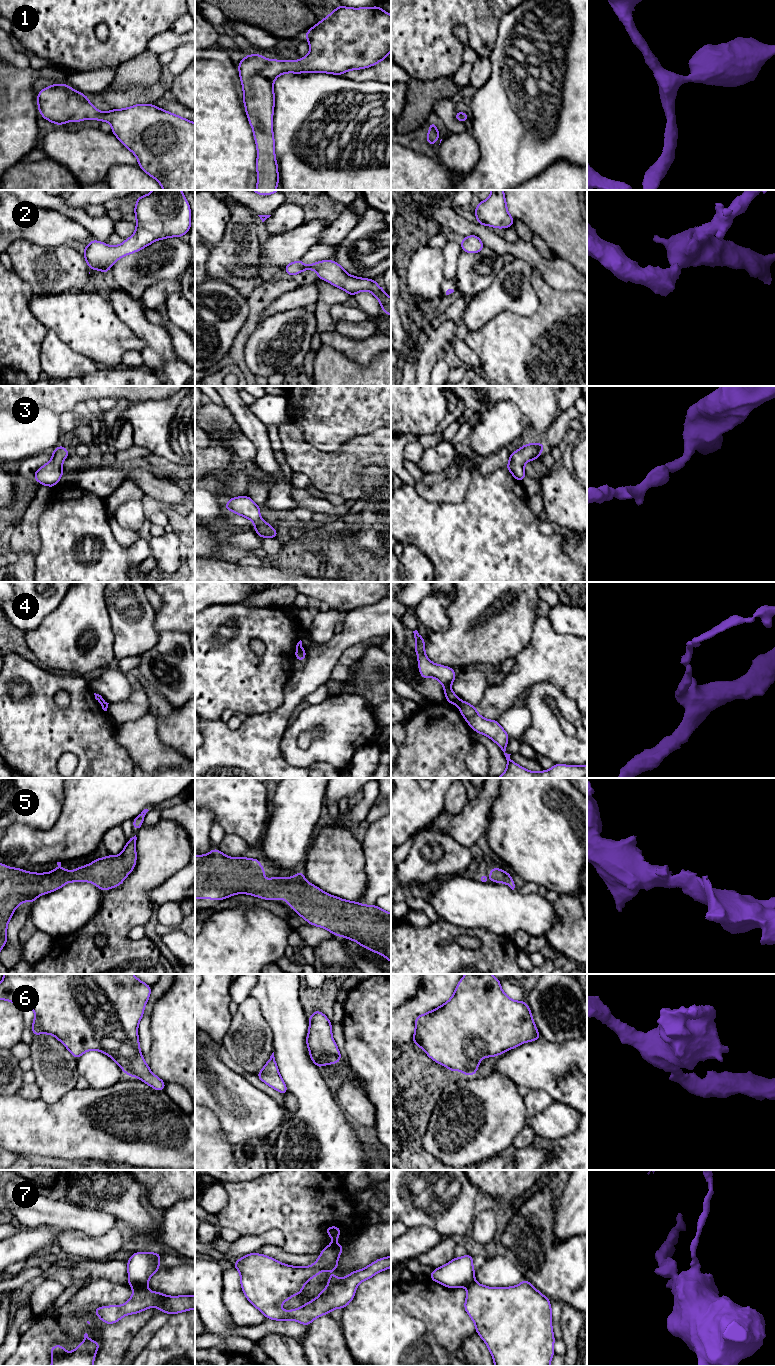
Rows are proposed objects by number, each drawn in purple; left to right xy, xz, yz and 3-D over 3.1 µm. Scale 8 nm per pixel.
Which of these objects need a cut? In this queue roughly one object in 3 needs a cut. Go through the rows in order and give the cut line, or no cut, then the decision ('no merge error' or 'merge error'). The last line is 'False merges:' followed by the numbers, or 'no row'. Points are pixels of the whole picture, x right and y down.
1: no cut | no merge error
2: no cut | no merge error
3: no cut | no merge error
4: yz (460, 700), (456, 704) | merge error
5: no cut | no merge error
6: no cut | no merge error
7: xy (146, 1286), (132, 1287) | merge error
False merges: 4, 7

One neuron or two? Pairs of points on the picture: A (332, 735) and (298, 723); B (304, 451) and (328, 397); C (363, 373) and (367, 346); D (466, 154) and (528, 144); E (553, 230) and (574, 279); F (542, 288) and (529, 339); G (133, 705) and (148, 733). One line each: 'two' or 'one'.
A: one
B: two
C: two
D: two
E: two
F: one
G: two

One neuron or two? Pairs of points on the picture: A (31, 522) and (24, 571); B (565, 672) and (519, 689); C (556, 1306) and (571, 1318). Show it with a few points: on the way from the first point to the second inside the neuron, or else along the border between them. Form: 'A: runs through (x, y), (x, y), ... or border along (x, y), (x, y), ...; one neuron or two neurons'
A: runs through (27, 534), (26, 559); one neuron
B: runs through (554, 672), (536, 672), (530, 678); one neuron
C: border along (562, 1303), (561, 1334); two neurons

